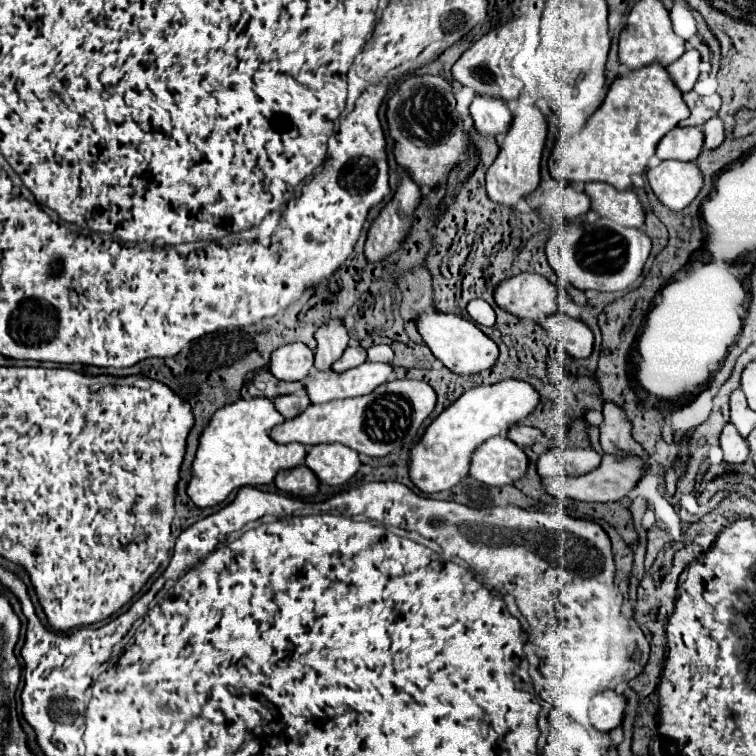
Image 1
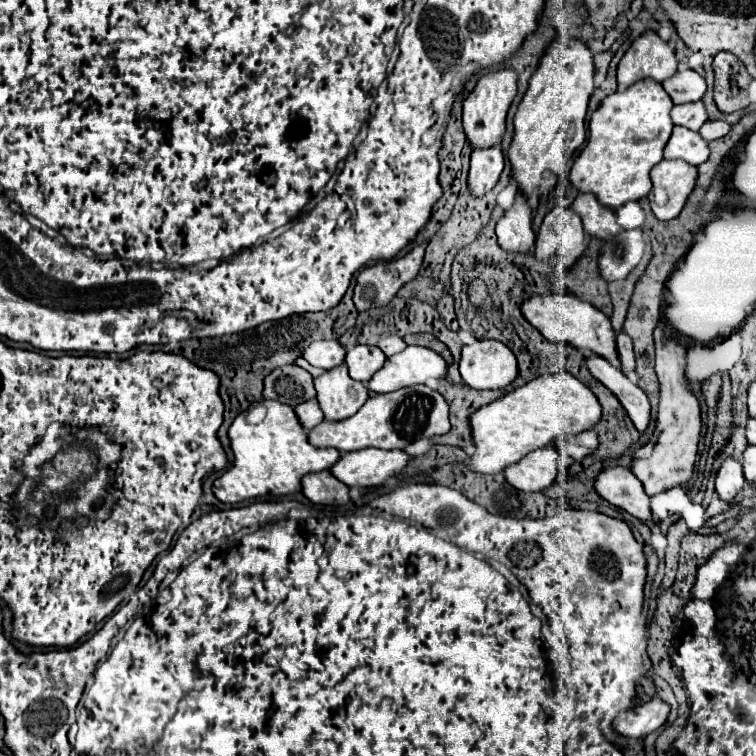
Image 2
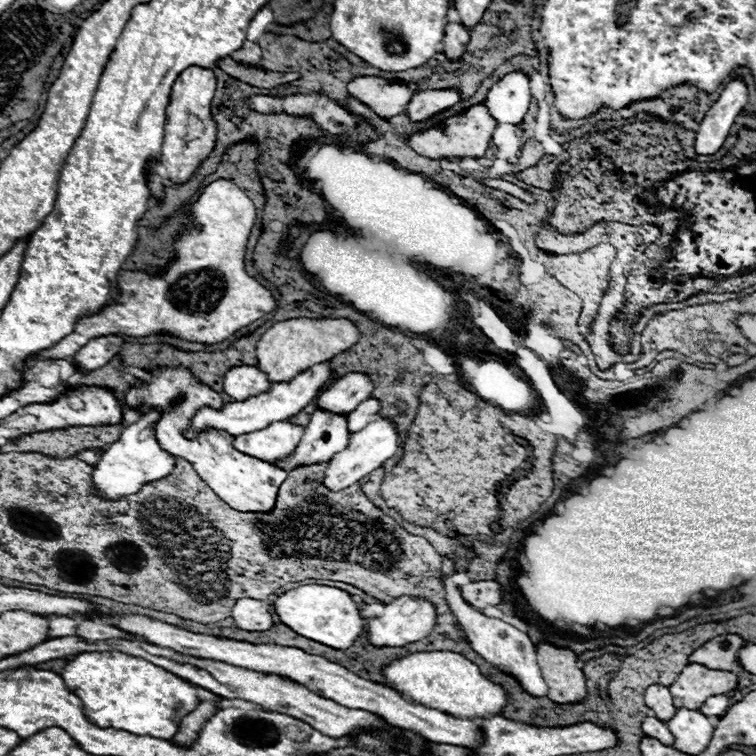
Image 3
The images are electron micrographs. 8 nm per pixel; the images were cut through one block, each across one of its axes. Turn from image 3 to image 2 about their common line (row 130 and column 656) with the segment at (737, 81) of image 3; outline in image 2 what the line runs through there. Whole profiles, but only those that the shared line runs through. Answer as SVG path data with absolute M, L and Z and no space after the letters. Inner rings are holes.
M652 698L642 706L618 712L612 720L612 726L622 736L644 738L666 722L668 712L670 712L670 706L664 700Z

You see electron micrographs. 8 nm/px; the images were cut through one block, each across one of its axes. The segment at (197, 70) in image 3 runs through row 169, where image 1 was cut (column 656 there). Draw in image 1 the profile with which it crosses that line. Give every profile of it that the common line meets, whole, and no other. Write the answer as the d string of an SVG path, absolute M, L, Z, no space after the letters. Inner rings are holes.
M664 160L646 176L658 200L670 210L684 210L702 190L702 172L692 162Z

